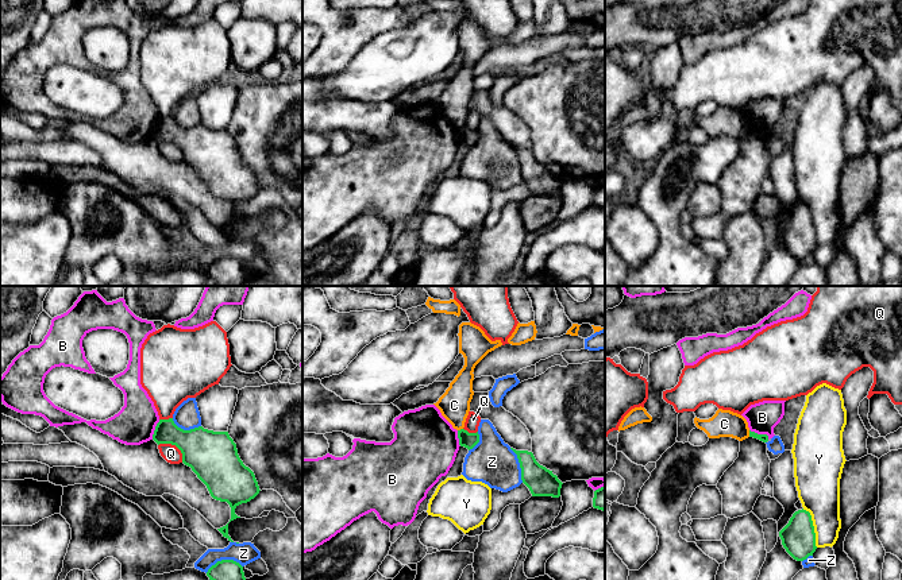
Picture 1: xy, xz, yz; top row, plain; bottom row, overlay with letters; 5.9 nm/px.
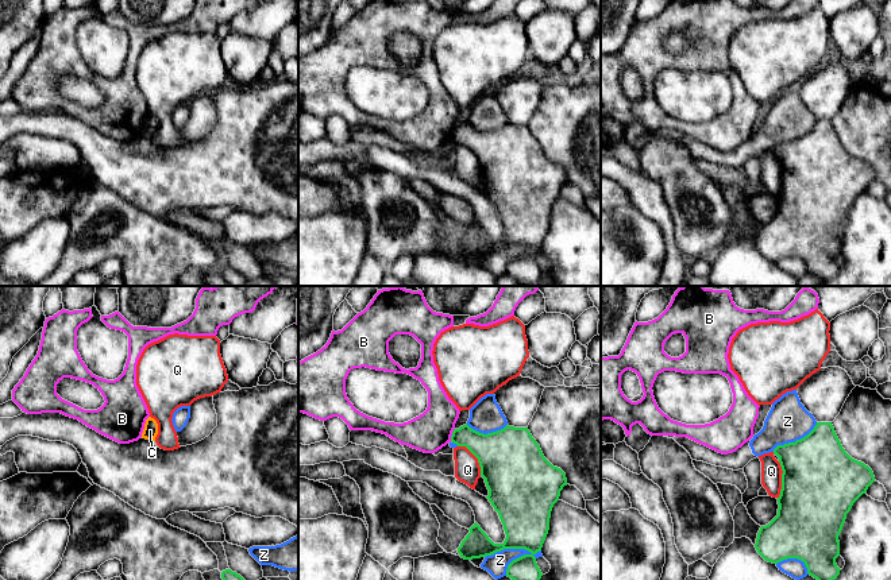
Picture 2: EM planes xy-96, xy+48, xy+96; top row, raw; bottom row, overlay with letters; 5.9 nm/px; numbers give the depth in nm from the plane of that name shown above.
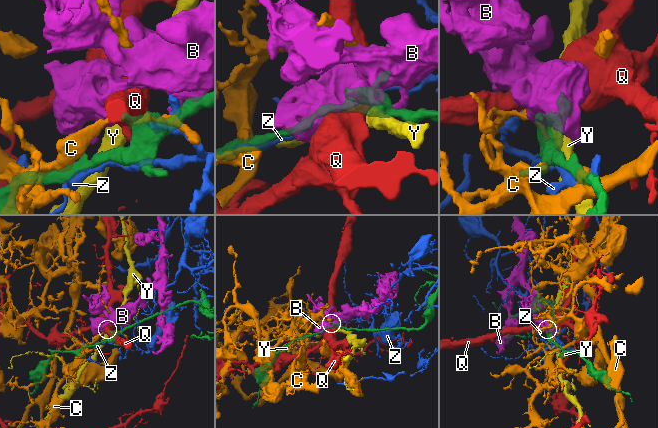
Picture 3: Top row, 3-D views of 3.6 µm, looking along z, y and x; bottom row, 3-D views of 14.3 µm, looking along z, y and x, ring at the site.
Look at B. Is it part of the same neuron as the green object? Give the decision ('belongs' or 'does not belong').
does not belong

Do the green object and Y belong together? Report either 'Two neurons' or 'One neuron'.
Two neurons

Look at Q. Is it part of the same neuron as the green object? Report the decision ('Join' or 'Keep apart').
Keep apart

